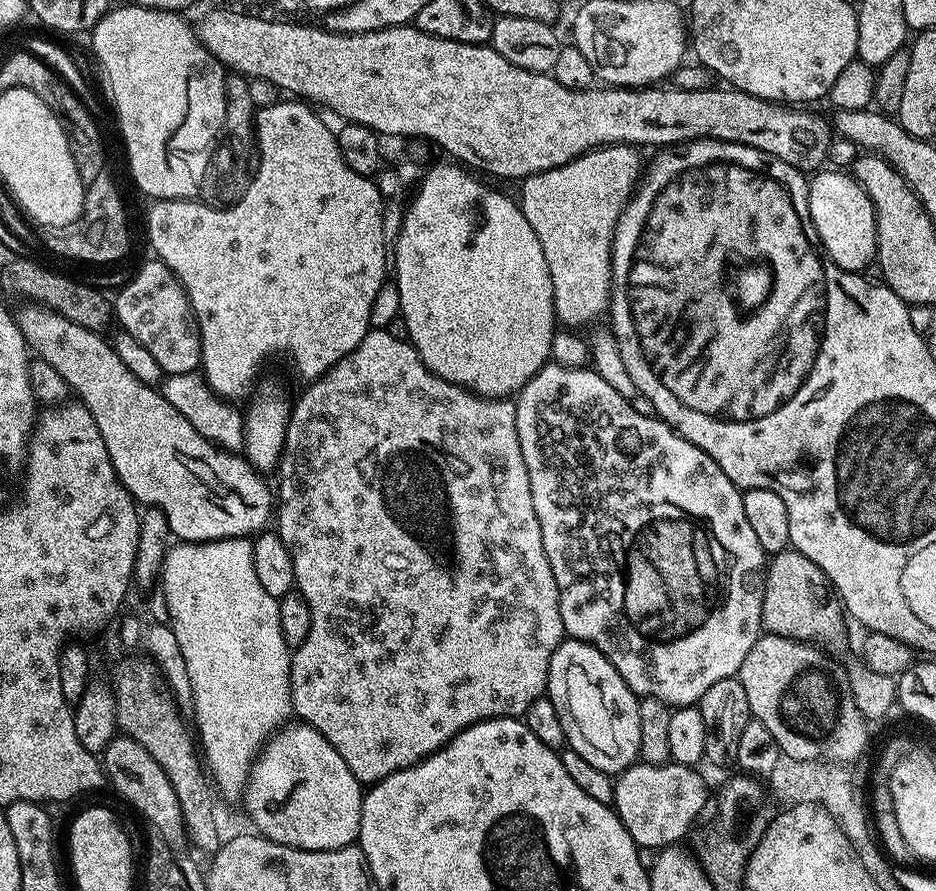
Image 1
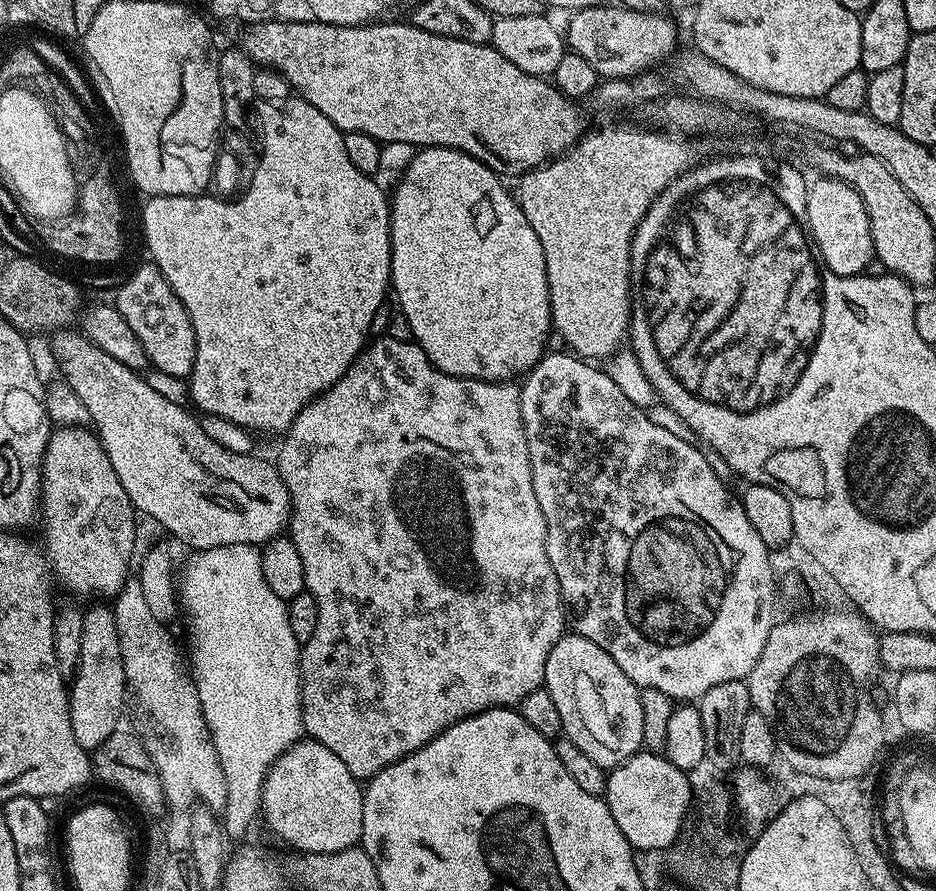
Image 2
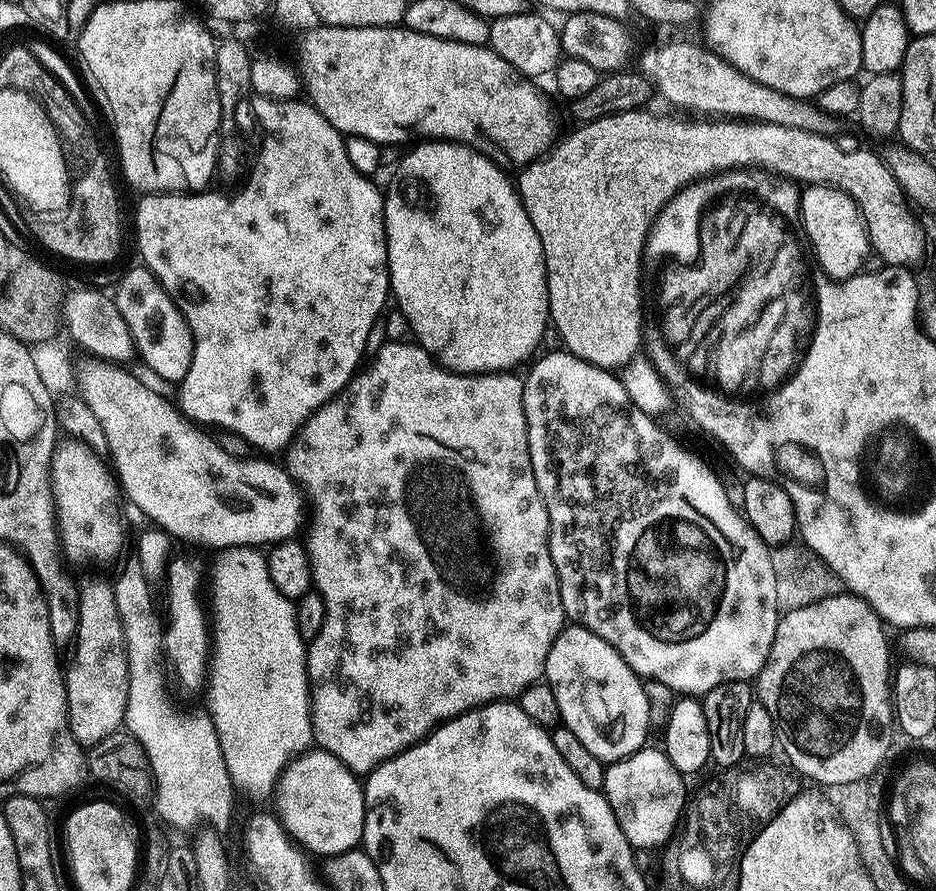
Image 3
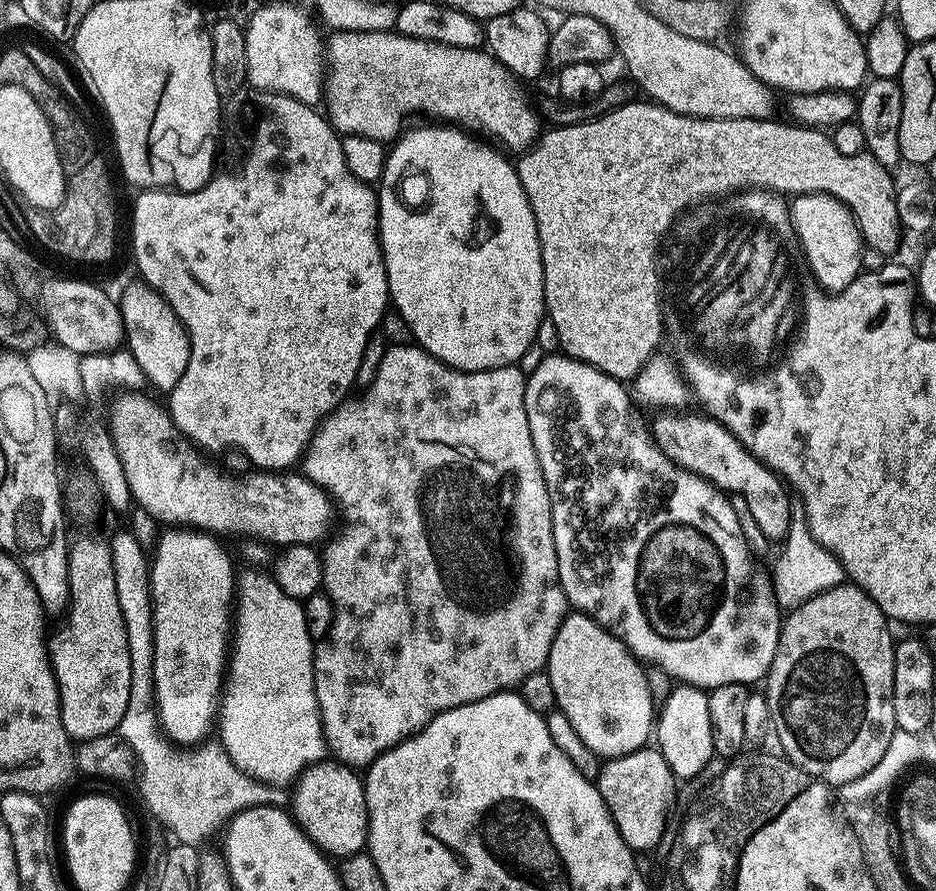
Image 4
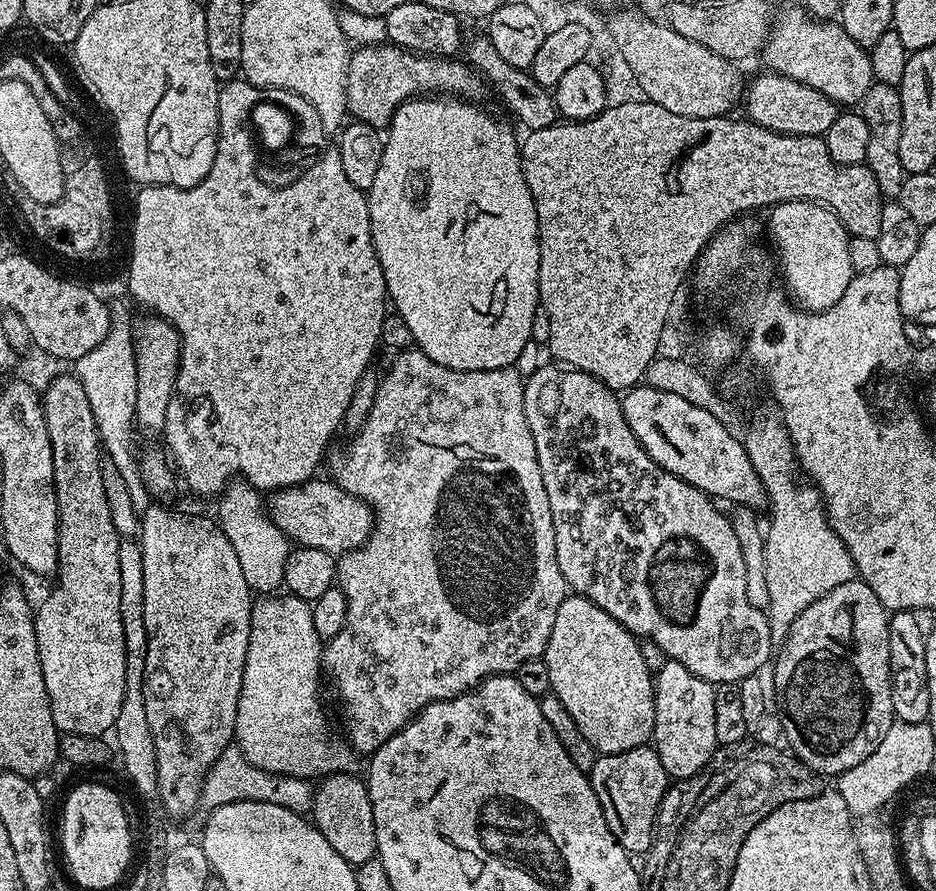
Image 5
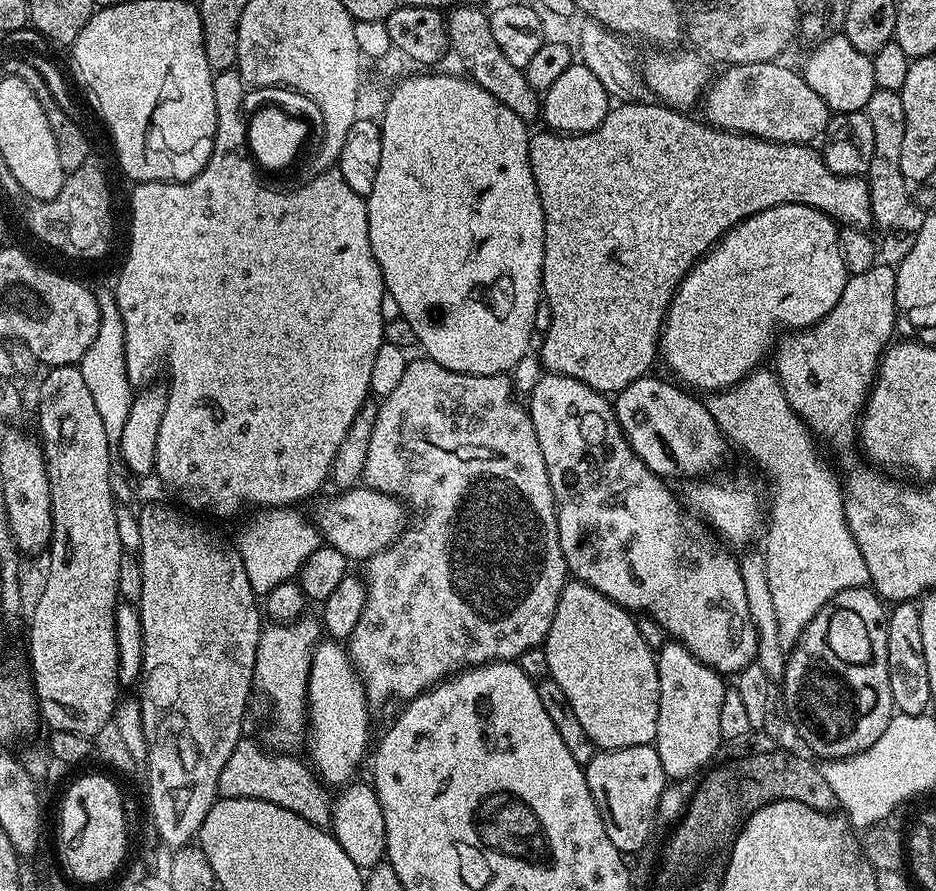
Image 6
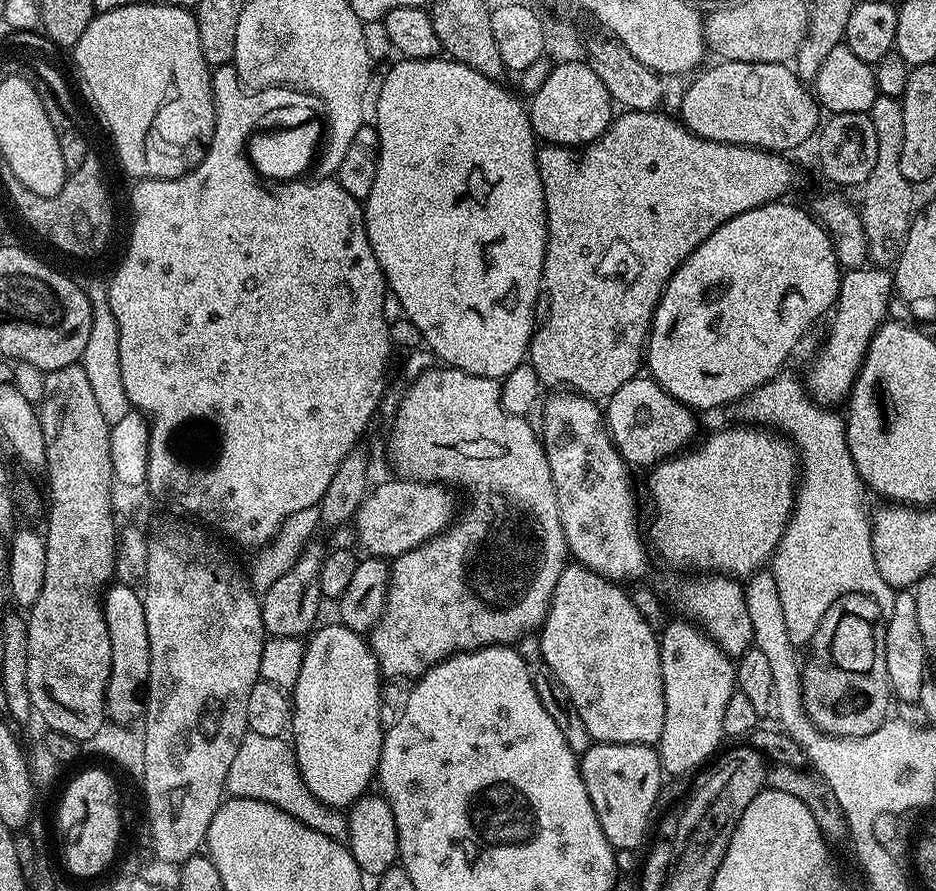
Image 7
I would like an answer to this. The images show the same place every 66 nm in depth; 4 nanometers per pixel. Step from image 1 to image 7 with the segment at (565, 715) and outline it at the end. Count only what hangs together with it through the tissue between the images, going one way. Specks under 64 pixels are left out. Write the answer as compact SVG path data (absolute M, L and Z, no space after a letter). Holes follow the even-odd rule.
M569 562L565 564L562 574L558 578L558 586L554 586L554 594L550 602L550 610L546 614L544 623L539 629L540 654L543 663L551 669L552 673L566 686L566 694L570 694L570 702L574 702L574 710L582 718L586 730L590 730L593 741L602 744L647 744L649 746L659 745L662 734L662 722L666 718L666 706L664 705L664 687L662 686L662 666L660 665L660 642L657 631L646 622L642 614L638 612L634 602L631 601L629 593L617 581L608 580L590 570L584 564Z

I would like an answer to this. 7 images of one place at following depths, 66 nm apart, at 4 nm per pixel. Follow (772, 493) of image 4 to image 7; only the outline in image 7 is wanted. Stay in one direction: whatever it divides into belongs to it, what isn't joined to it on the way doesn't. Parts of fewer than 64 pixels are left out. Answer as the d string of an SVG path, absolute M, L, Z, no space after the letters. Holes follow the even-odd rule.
M637 374L633 380L625 382L606 401L606 423L614 446L629 466L637 464L643 470L685 451L697 439L696 416L693 409L678 402L644 374Z

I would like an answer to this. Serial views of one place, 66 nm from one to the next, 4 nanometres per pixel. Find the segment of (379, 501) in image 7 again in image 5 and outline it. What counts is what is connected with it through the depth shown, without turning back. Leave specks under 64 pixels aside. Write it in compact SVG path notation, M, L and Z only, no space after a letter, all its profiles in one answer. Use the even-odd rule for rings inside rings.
M313 478L297 487L282 488L271 493L266 511L273 523L297 545L321 548L339 558L368 542L368 535L372 532L374 523L374 513L366 502L342 490L331 479L320 479Z

